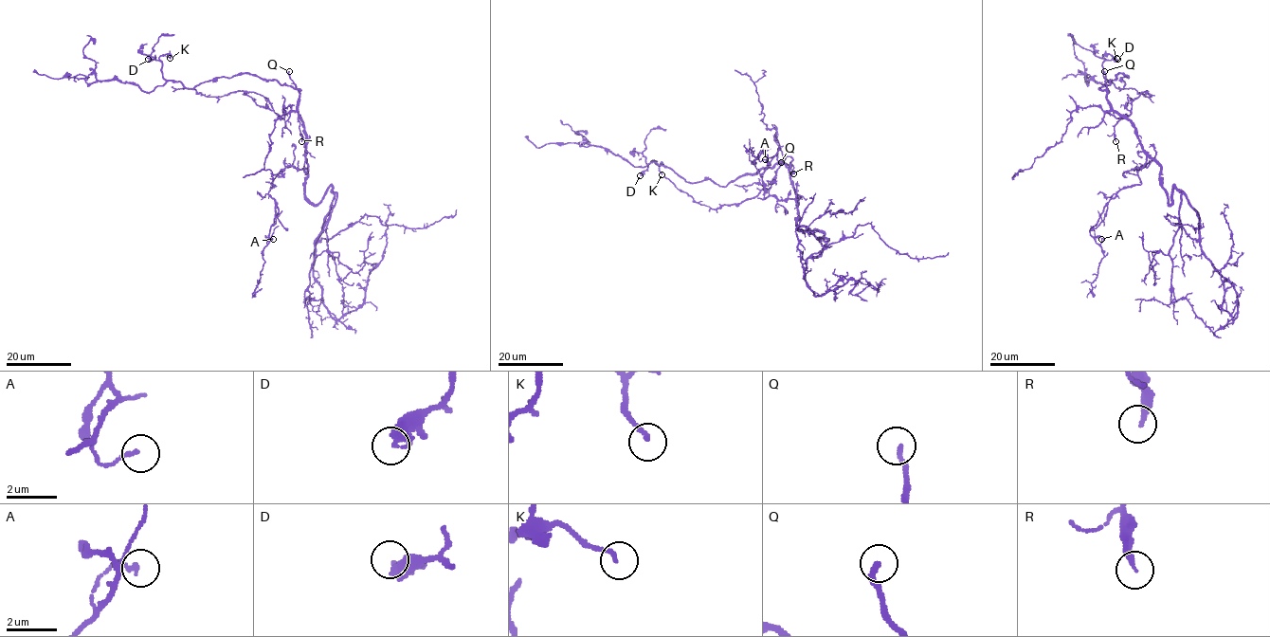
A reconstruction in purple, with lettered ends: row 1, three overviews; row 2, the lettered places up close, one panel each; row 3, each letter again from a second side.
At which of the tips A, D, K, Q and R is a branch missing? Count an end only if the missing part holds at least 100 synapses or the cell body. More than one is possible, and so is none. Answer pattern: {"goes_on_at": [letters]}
{"goes_on_at": ["Q"]}

